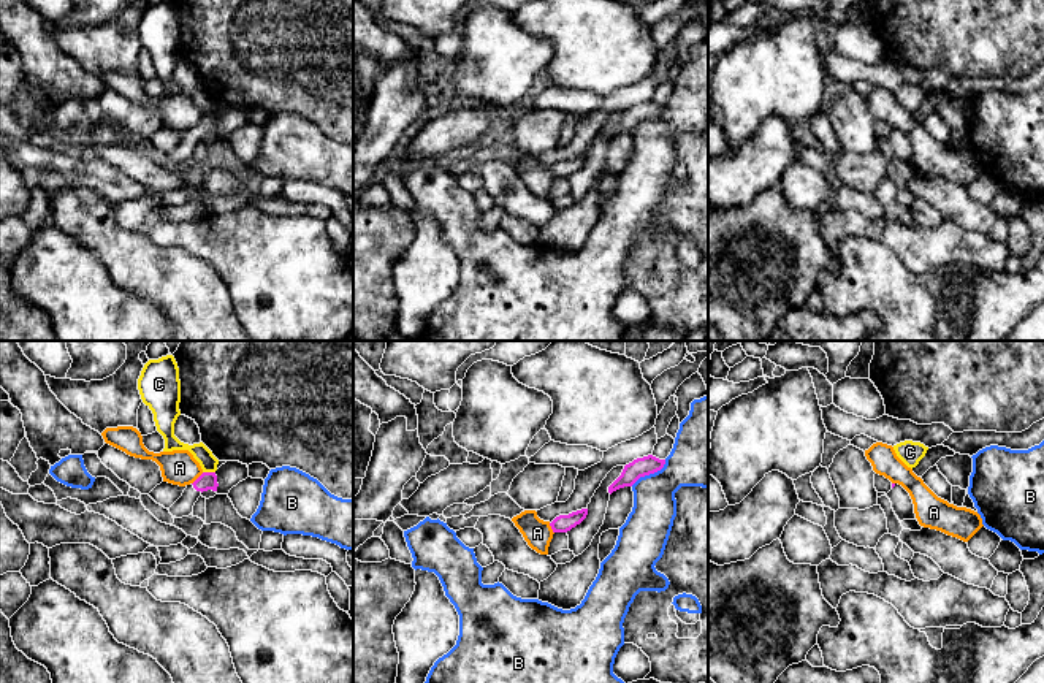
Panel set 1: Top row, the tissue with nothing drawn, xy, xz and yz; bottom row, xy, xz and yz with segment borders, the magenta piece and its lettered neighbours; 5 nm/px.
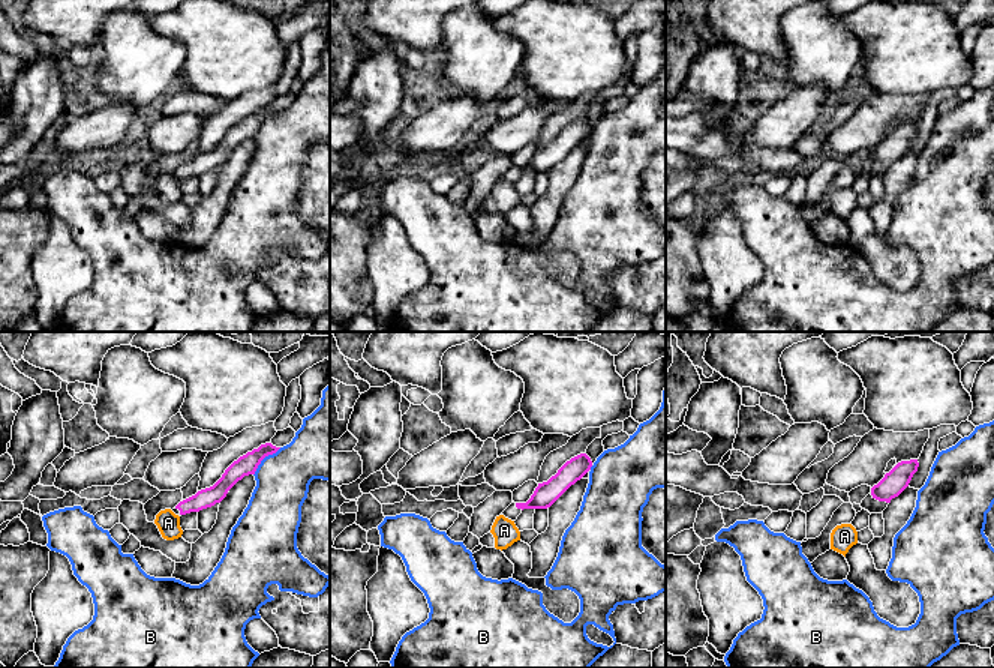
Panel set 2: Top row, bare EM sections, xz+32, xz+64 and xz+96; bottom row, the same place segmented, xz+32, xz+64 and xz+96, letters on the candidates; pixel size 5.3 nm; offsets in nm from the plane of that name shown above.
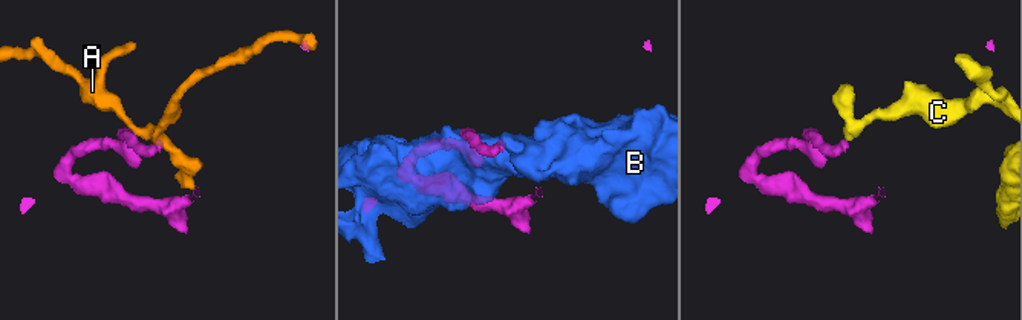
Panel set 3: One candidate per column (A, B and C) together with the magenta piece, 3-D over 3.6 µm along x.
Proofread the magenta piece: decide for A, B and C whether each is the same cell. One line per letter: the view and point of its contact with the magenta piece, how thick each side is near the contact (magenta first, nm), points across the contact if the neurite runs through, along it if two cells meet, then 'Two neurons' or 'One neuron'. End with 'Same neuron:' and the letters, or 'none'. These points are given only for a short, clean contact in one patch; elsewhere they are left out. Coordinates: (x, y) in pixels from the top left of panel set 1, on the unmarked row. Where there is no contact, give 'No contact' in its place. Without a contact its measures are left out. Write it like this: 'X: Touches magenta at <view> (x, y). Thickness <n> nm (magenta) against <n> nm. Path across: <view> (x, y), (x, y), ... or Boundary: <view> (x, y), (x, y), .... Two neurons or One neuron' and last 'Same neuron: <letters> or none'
A: Touches magenta at xy (197, 124). Thickness 100 nm (magenta) against 180 nm. Boundary: xy (203, 118), (192, 129). Two neurons
B: Touches magenta at xz (650, 118). Thickness 100 nm (magenta) against 280 nm. Two neurons
C: Touches magenta at xy (209, 118). Thickness 100 nm (magenta) against 90 nm. Two neurons
Same neuron: none

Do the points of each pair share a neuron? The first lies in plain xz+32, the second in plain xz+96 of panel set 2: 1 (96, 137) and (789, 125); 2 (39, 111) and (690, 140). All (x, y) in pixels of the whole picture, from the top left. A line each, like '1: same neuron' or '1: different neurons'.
1: same neuron
2: different neurons

